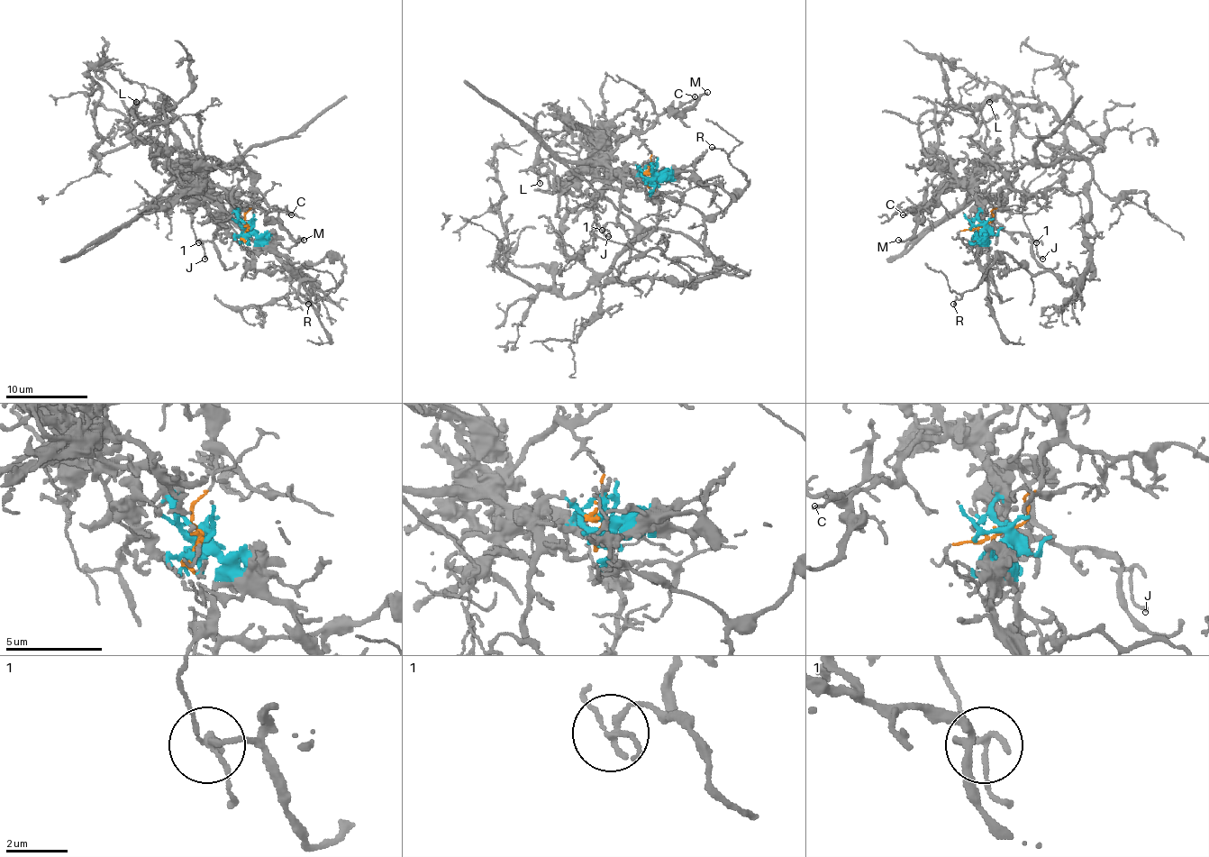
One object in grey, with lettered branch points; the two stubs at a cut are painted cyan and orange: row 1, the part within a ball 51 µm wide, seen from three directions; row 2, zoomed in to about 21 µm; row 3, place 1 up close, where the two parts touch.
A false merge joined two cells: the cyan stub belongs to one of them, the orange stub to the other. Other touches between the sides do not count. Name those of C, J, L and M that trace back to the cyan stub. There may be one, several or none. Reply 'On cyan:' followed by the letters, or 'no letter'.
On cyan: C, L, M

